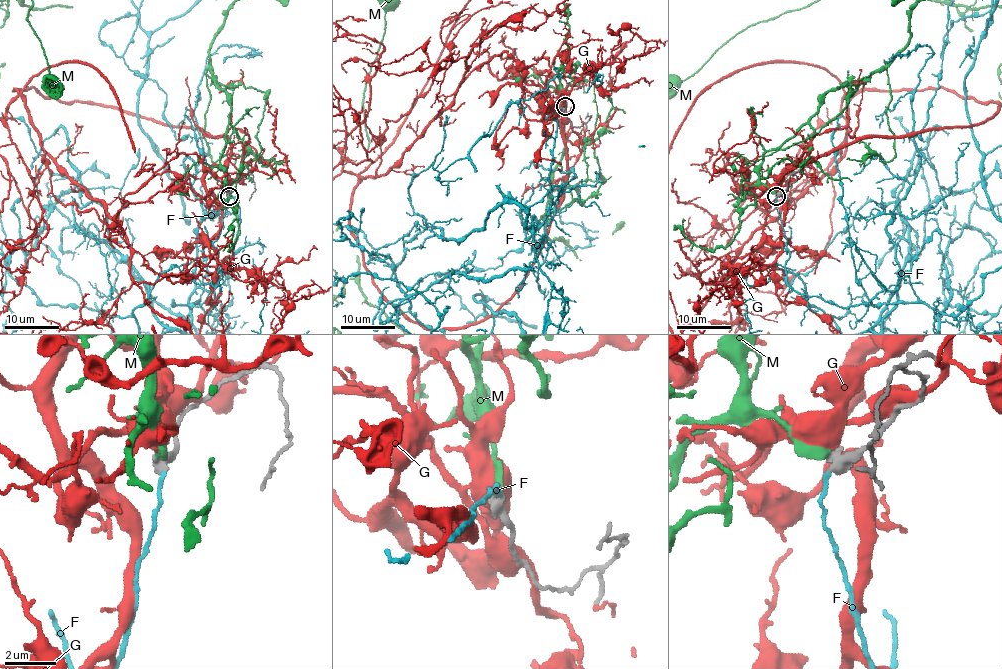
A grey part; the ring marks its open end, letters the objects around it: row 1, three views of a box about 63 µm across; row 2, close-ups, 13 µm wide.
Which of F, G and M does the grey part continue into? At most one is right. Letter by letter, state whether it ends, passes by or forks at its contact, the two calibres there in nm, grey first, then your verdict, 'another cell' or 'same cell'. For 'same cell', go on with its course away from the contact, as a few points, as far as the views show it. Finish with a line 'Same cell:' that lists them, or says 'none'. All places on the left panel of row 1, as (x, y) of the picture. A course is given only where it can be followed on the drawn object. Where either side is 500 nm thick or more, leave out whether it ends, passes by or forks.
F: 500/160 nm | same cell
G: 500/650 nm | another cell
M: it ends | 480/360 nm | another cell
Same cell: F

